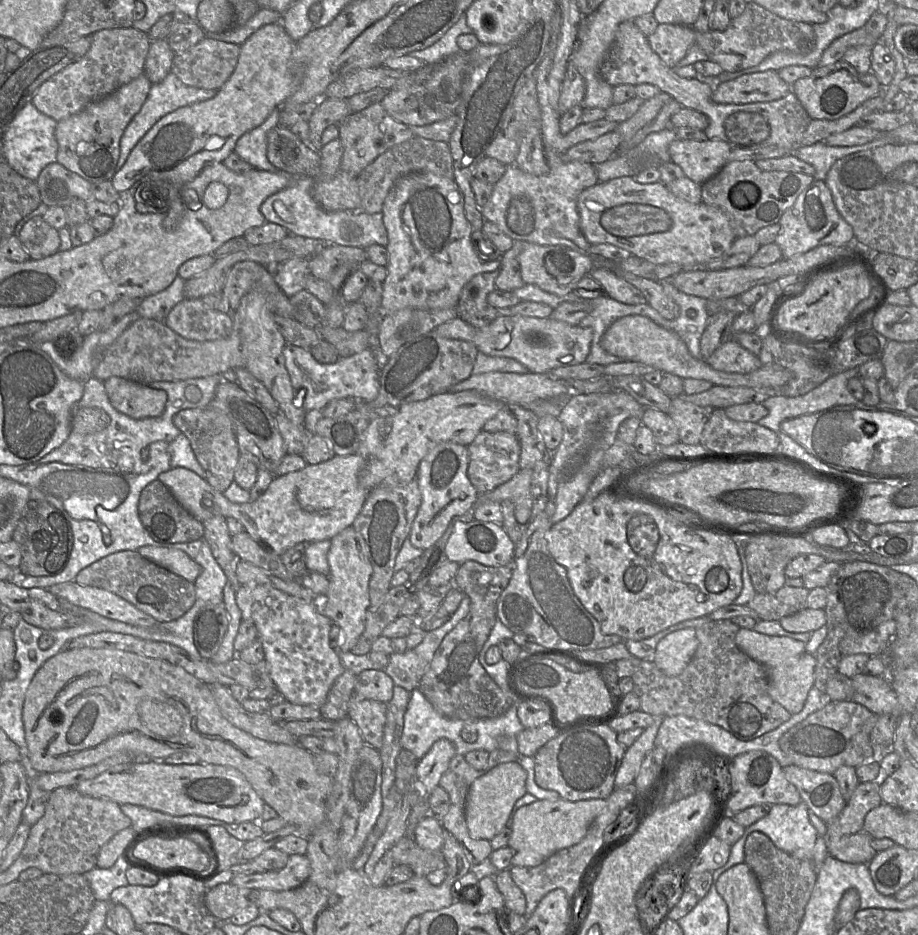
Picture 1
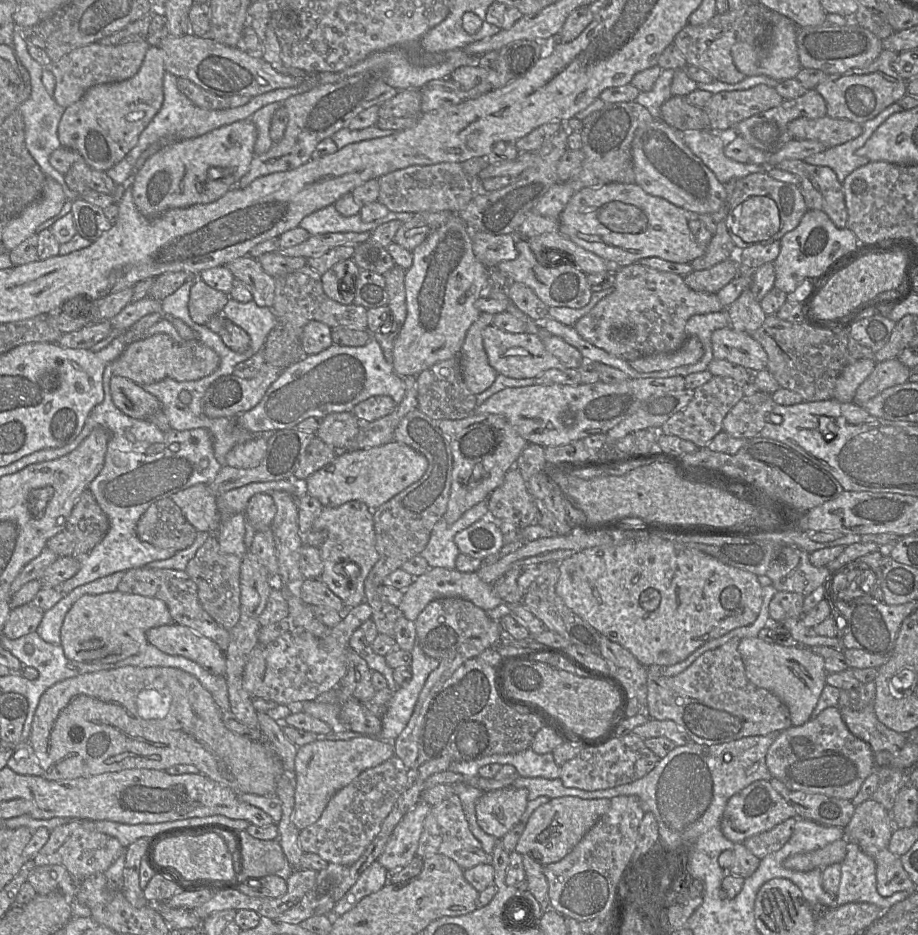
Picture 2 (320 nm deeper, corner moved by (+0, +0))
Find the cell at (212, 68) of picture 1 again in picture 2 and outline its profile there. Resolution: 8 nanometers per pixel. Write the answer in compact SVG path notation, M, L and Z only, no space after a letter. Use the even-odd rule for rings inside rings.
M178 77L177 86L196 106L208 110L221 110L243 106L252 98L246 95L221 97L204 90L189 79L182 77Z

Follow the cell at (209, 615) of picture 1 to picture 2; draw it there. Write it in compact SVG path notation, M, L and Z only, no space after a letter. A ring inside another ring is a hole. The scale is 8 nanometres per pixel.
M211 534L185 569L197 585L198 598L203 609L229 631L236 626L241 615L241 563L242 557L224 553L220 549L216 536Z

